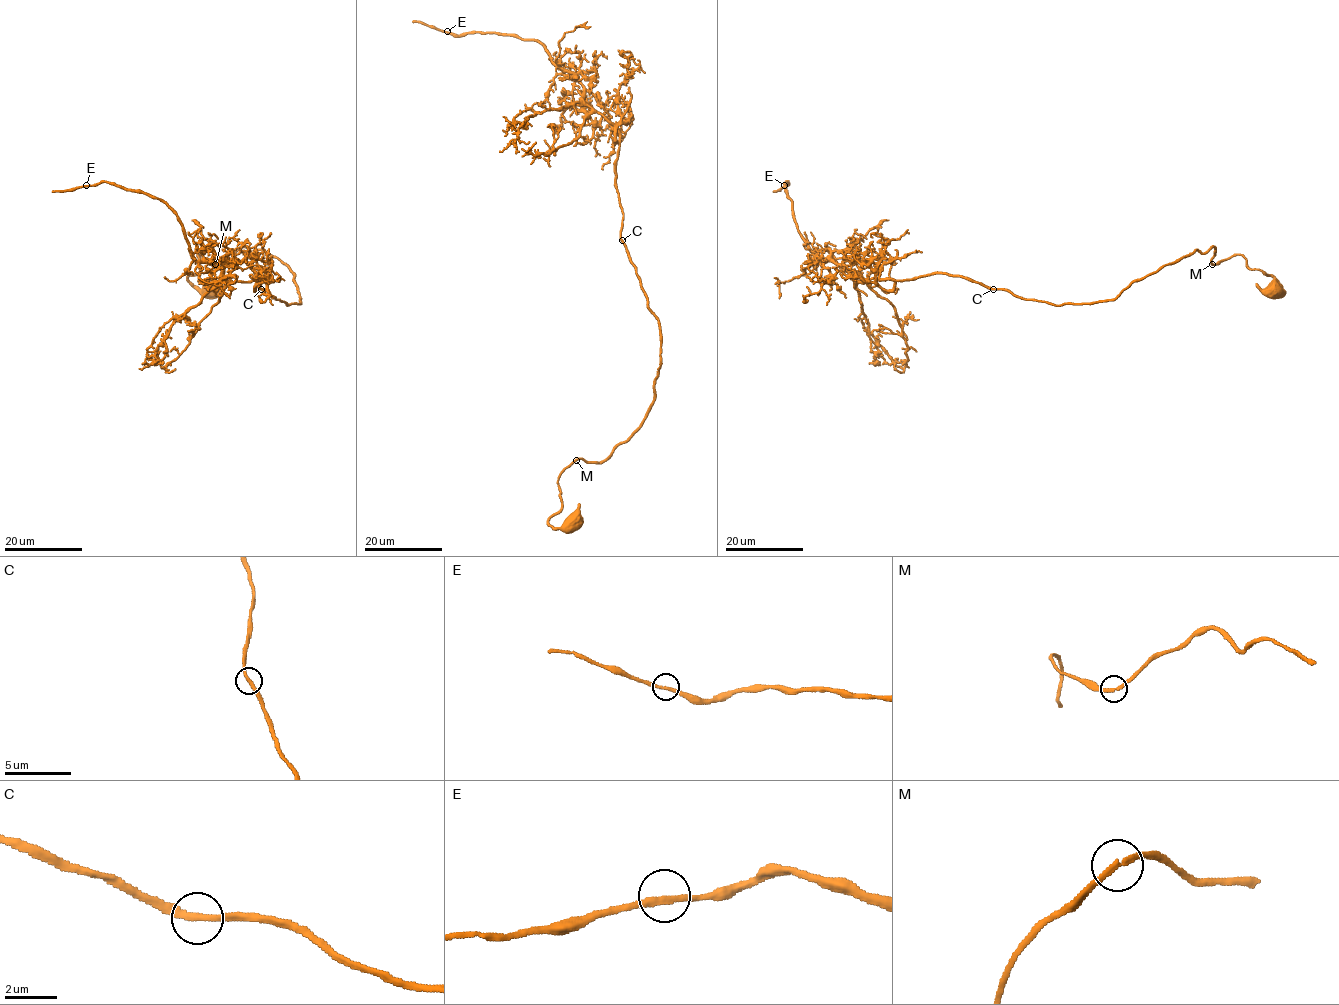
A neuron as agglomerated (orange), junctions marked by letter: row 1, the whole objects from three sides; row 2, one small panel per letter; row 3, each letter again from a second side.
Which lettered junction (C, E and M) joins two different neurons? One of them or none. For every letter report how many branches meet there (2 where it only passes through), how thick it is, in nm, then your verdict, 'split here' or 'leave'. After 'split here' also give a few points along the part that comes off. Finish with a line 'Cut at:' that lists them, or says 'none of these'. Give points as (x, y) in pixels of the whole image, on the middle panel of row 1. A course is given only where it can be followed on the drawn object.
C: branches 2; calibre 260 nm; leave
E: branches 2; calibre 240 nm; leave
M: branches 2; calibre 240 nm; leave
Cut at: none of these

